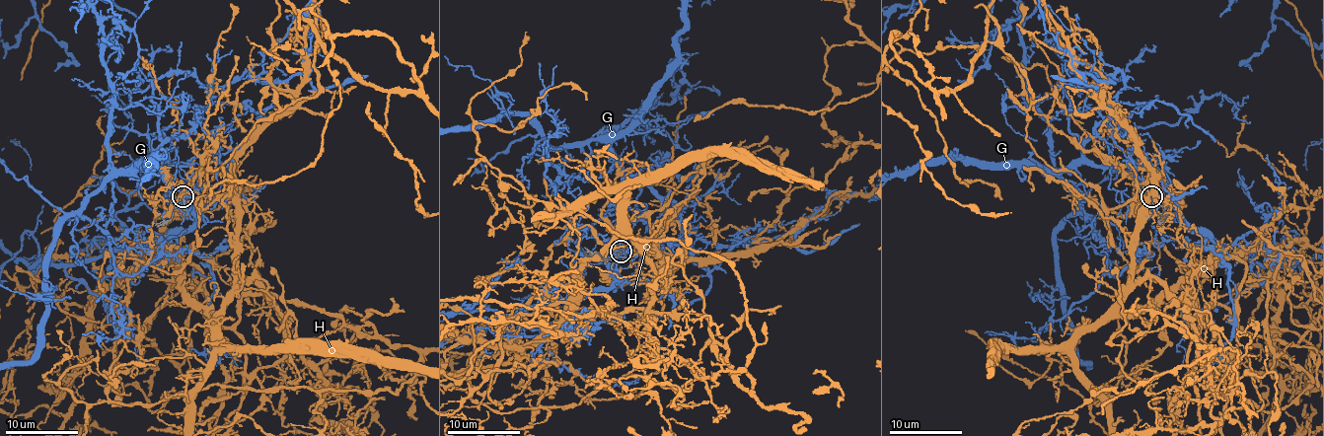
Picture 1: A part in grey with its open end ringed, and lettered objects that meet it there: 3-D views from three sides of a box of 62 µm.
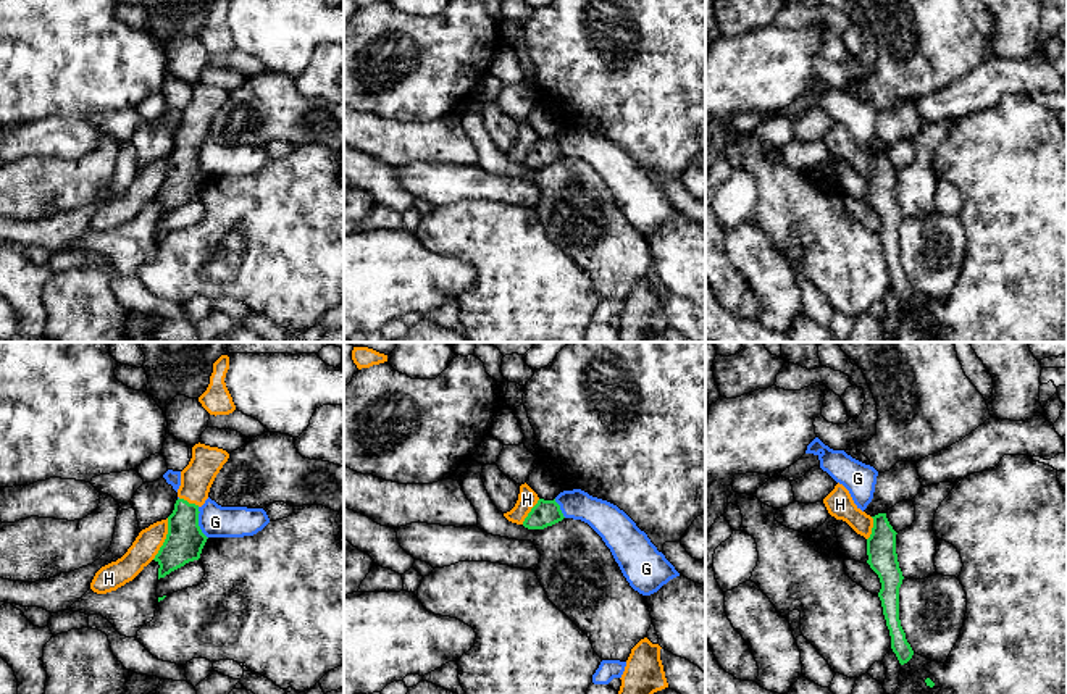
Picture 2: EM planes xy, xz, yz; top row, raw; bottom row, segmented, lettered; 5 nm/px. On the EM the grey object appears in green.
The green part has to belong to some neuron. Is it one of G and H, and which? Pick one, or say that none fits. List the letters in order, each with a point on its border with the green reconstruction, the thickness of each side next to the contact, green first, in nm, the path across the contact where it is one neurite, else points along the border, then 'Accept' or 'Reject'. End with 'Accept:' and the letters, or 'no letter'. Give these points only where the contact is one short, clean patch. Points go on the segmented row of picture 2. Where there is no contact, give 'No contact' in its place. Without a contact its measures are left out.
G: Touches green at xy (197, 523). Thickness 190 nm (green) against 160 nm. Boundary: xy (197, 507), (199, 528), (207, 538). Reject
H: Touches green at xy (165, 539). Thickness 190 nm (green) against 130 nm. Path across: xy (184, 541), (165, 539), (149, 541). Accept
Accept: H

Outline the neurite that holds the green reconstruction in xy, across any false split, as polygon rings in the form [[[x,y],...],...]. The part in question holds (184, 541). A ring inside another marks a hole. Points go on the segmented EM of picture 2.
[[[195,444],[189,465],[181,471],[179,499],[173,513],[142,529],[121,558],[102,566],[90,589],[97,594],[116,591],[152,560],[160,565],[158,579],[199,560],[208,539],[199,526],[199,508],[208,499],[210,487],[228,458],[229,454],[223,449]]]

